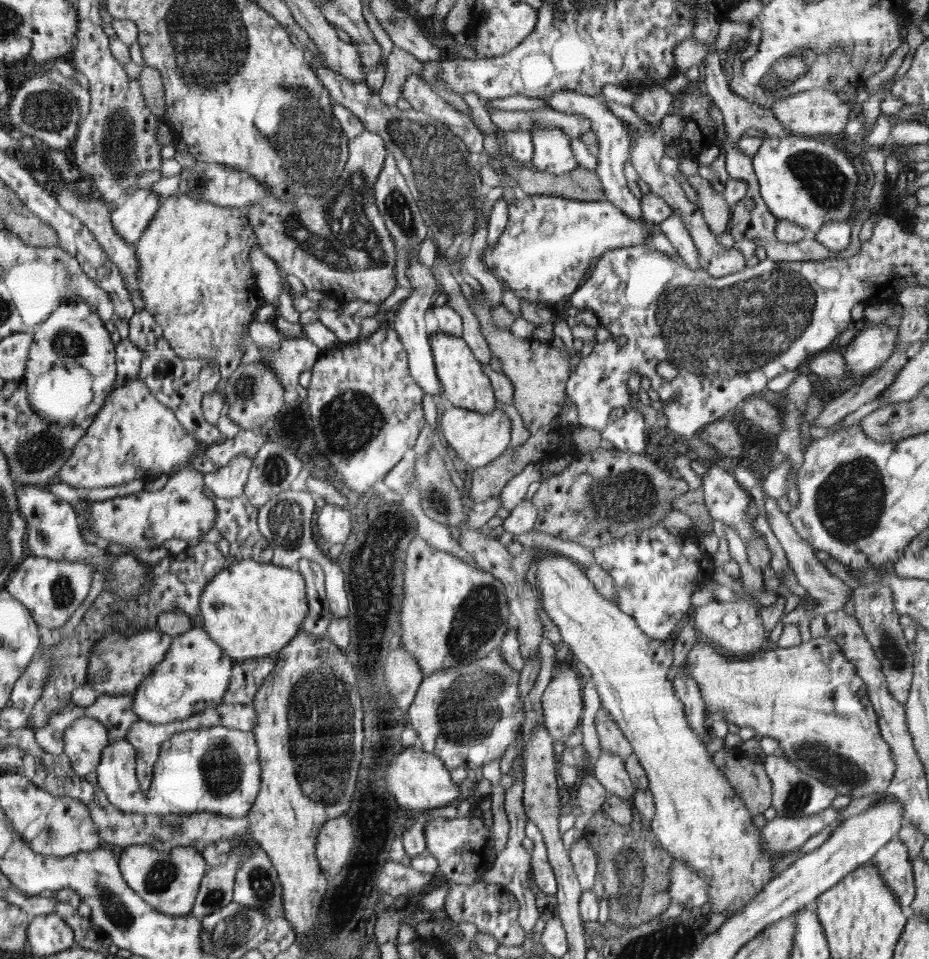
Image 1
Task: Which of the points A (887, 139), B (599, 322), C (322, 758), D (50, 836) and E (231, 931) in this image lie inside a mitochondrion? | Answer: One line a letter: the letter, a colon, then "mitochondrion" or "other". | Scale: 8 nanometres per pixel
A: other
B: other
C: mitochondrion
D: mitochondrion
E: mitochondrion

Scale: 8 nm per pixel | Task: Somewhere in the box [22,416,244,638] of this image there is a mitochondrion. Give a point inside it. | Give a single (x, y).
(62, 593)

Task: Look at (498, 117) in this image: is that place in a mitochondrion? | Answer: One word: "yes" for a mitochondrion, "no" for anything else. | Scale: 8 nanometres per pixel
no

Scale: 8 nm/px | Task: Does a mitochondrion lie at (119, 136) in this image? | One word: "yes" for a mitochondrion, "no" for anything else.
yes

